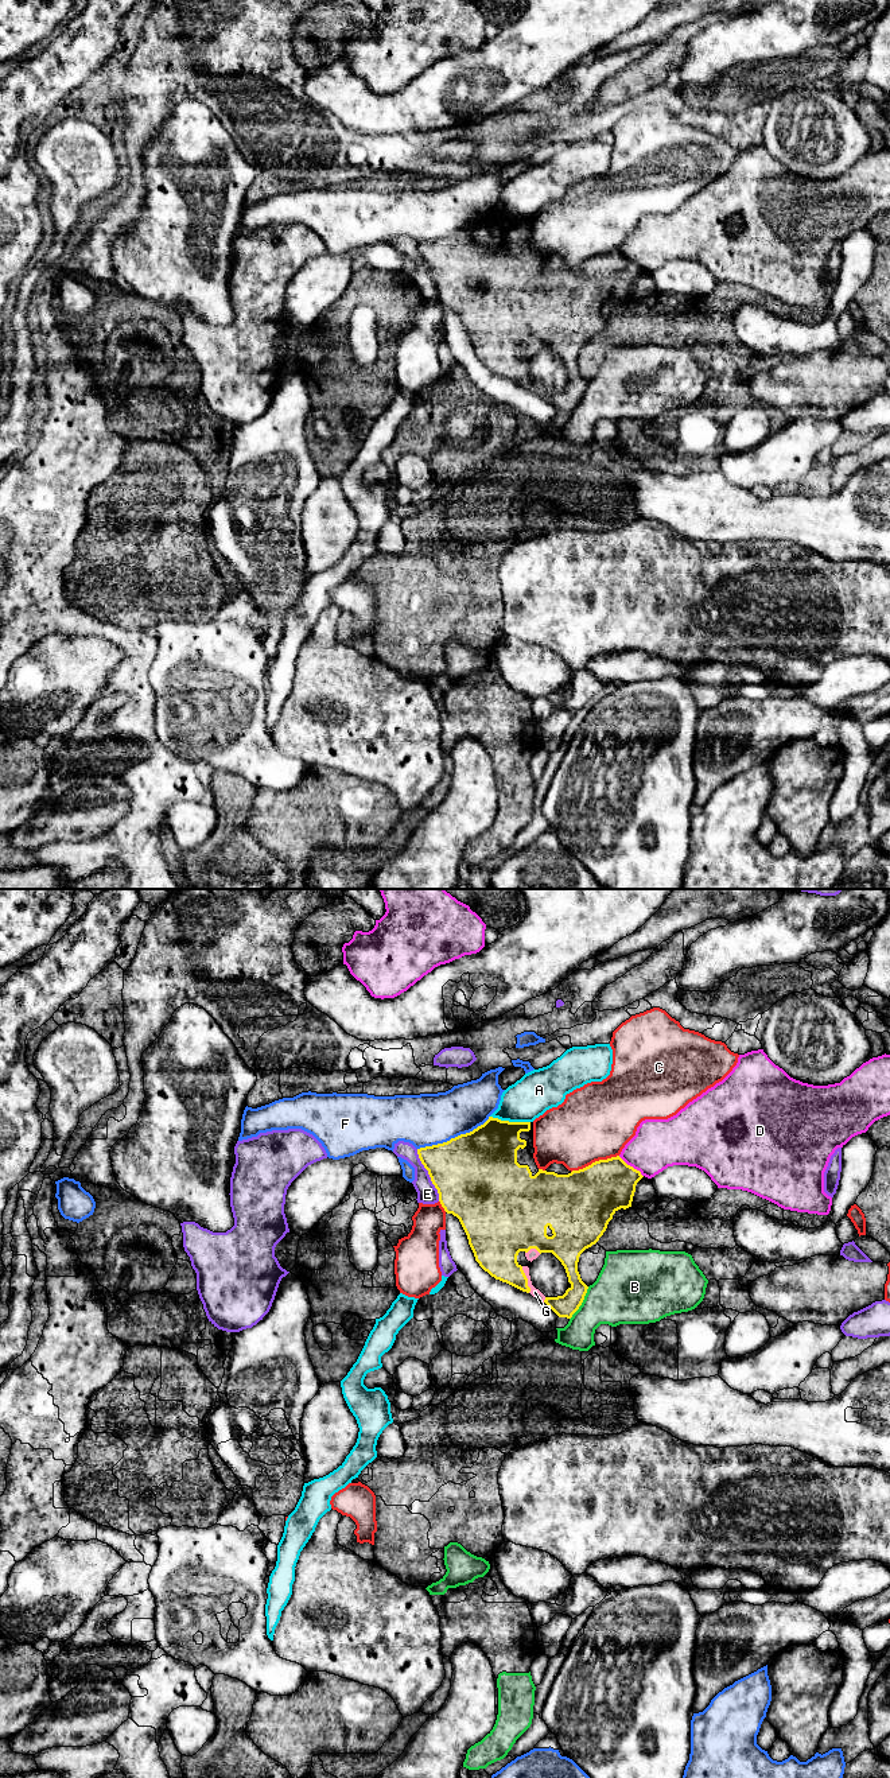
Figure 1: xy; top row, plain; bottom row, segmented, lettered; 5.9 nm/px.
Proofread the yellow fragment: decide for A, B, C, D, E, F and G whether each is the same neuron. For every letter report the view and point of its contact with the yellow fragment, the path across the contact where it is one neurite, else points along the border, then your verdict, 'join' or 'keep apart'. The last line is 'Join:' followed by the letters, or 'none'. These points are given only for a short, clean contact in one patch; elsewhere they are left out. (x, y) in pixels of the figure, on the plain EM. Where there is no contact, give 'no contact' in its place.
A: xy (510, 217) | keep apart
B: xy (582, 396) | along xy (589, 381), (582, 399), (570, 414) | keep apart
C: xy (595, 256) | keep apart
D: xy (632, 261) | keep apart
E: xy (428, 268) | keep apart
F: xy (455, 232) | keep apart
G: xy (527, 375) | join
Join: G

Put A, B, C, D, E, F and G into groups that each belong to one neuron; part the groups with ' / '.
A D / B / C / E / F / G

